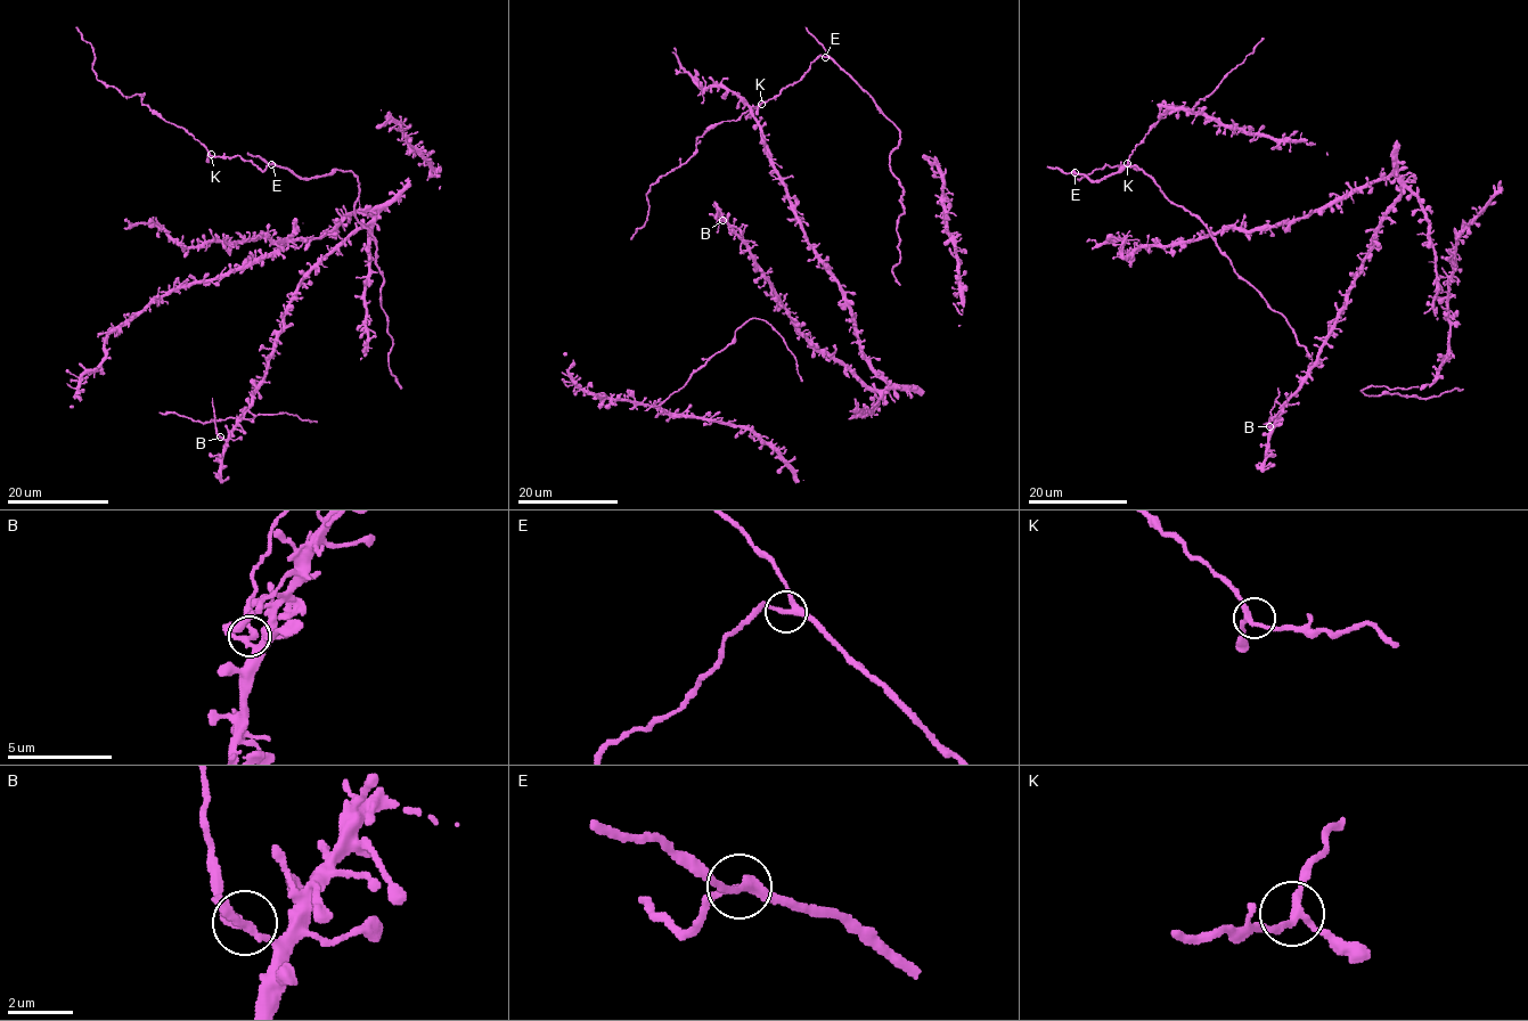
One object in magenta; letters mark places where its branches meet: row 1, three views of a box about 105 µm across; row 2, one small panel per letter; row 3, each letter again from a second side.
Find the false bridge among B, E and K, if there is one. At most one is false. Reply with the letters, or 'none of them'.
B

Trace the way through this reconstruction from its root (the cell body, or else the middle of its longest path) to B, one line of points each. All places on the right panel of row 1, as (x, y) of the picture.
B: (1362, 188), (1396, 176), (1403, 193), (1377, 231), (1317, 362), (1269, 425)

